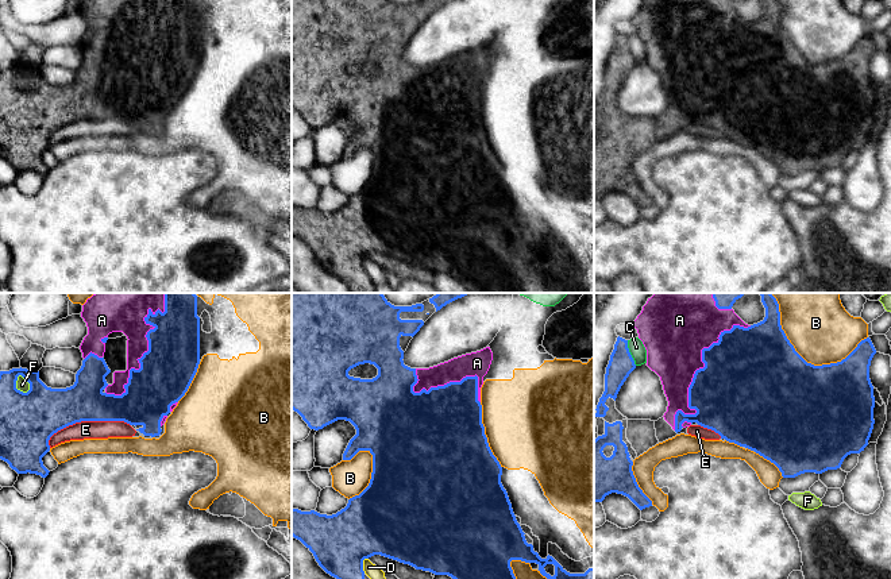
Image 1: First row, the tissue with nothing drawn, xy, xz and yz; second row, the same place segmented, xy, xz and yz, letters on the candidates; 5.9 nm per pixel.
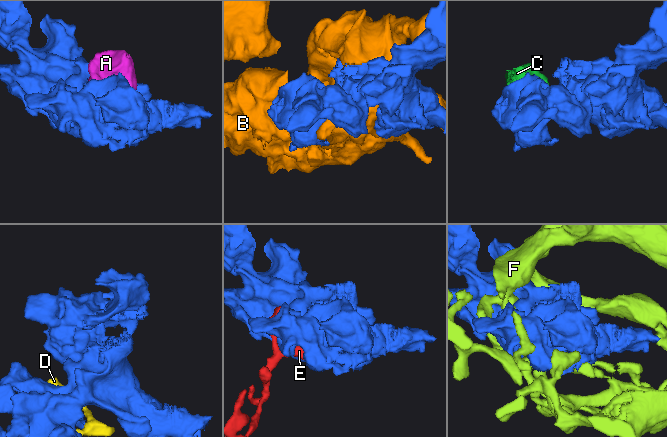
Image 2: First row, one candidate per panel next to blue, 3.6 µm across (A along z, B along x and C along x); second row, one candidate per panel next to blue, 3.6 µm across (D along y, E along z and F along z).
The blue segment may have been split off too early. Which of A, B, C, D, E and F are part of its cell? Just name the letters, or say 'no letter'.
A

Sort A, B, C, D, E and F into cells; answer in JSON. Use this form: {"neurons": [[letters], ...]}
{"neurons": [["A"], ["B", "C"], ["D"], ["E"], ["F"]]}

